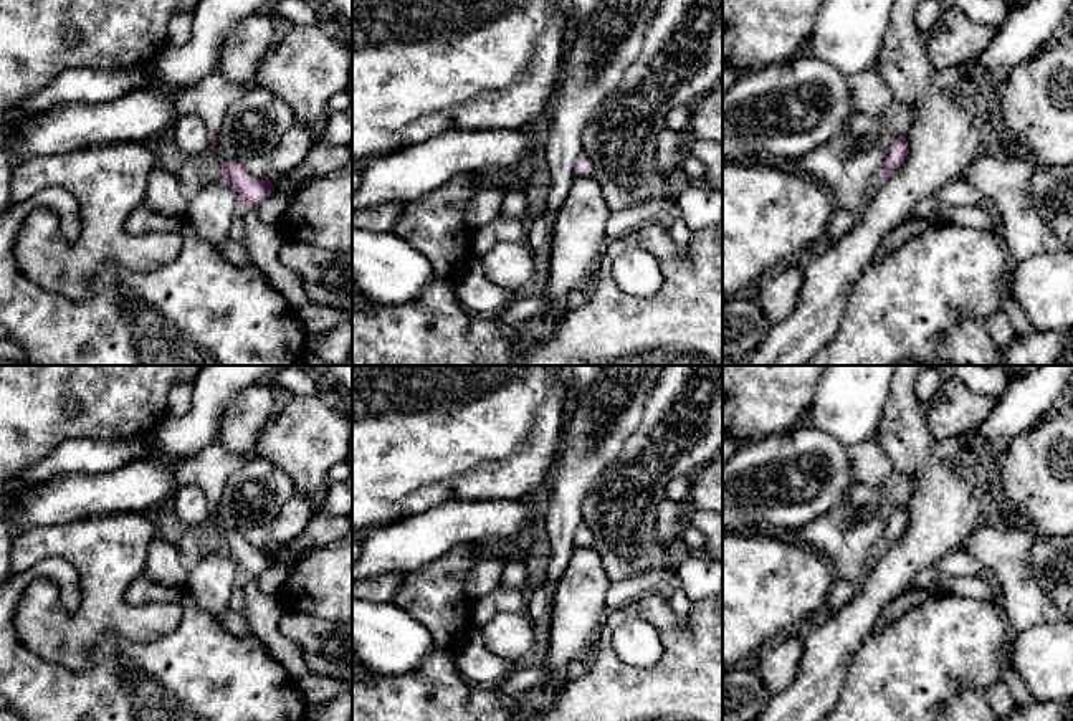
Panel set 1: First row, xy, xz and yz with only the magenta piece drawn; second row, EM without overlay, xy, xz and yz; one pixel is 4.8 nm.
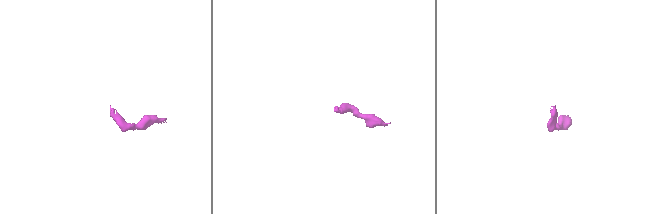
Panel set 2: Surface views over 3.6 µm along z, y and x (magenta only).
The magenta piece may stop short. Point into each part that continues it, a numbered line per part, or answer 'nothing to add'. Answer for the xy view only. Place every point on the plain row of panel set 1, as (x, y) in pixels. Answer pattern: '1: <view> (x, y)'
1: xy (210, 468)

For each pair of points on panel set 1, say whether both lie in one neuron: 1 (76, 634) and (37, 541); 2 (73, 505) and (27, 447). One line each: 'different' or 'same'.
1: same
2: different

